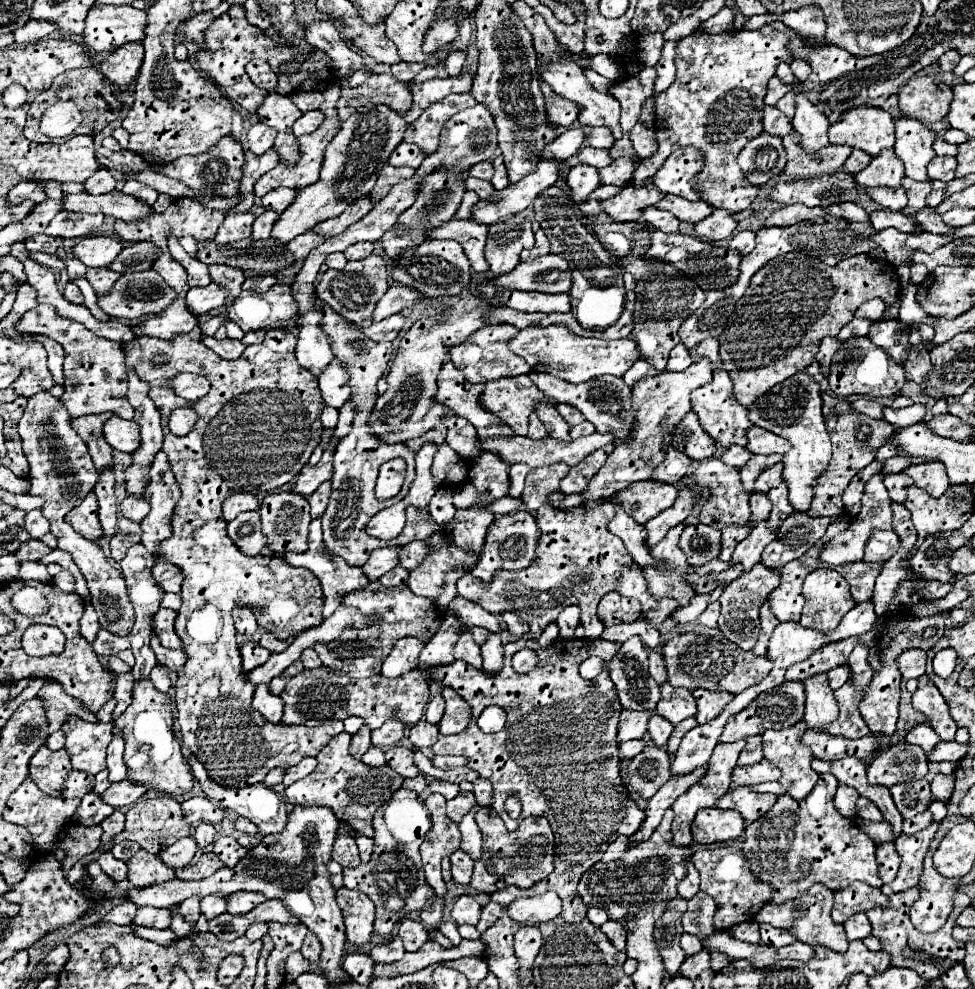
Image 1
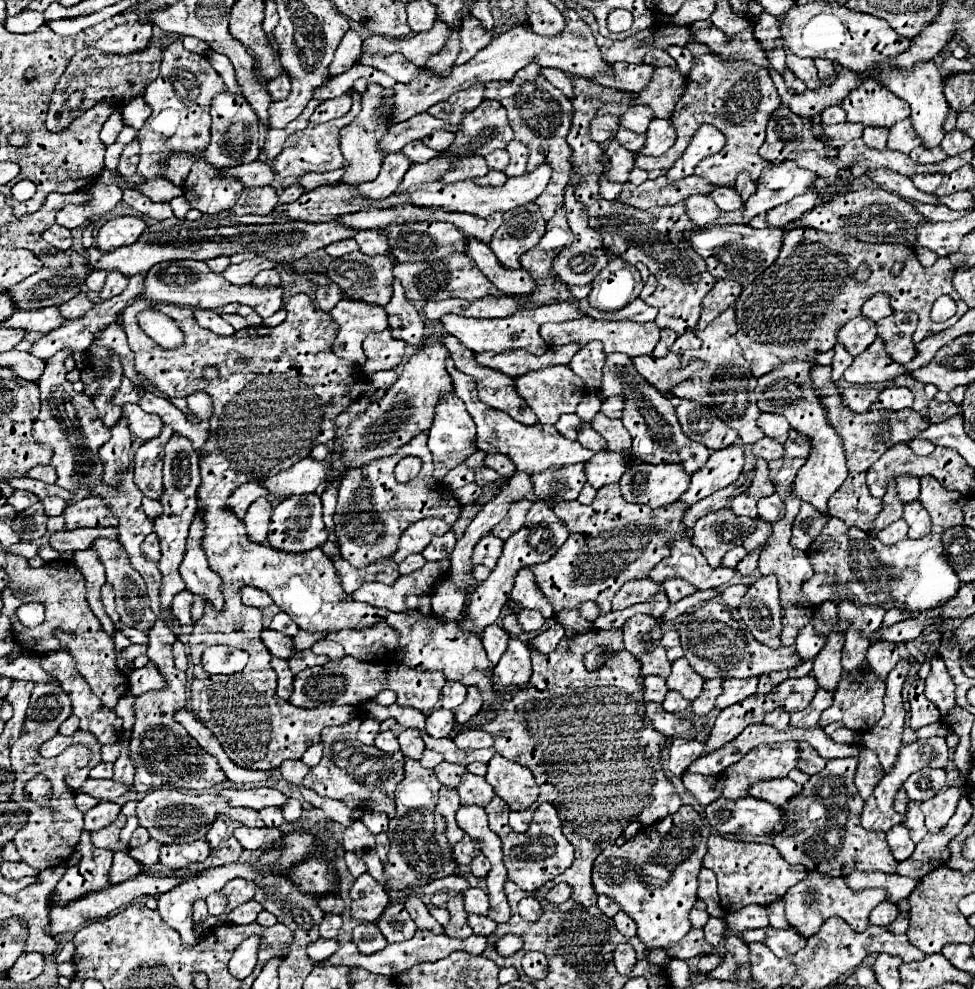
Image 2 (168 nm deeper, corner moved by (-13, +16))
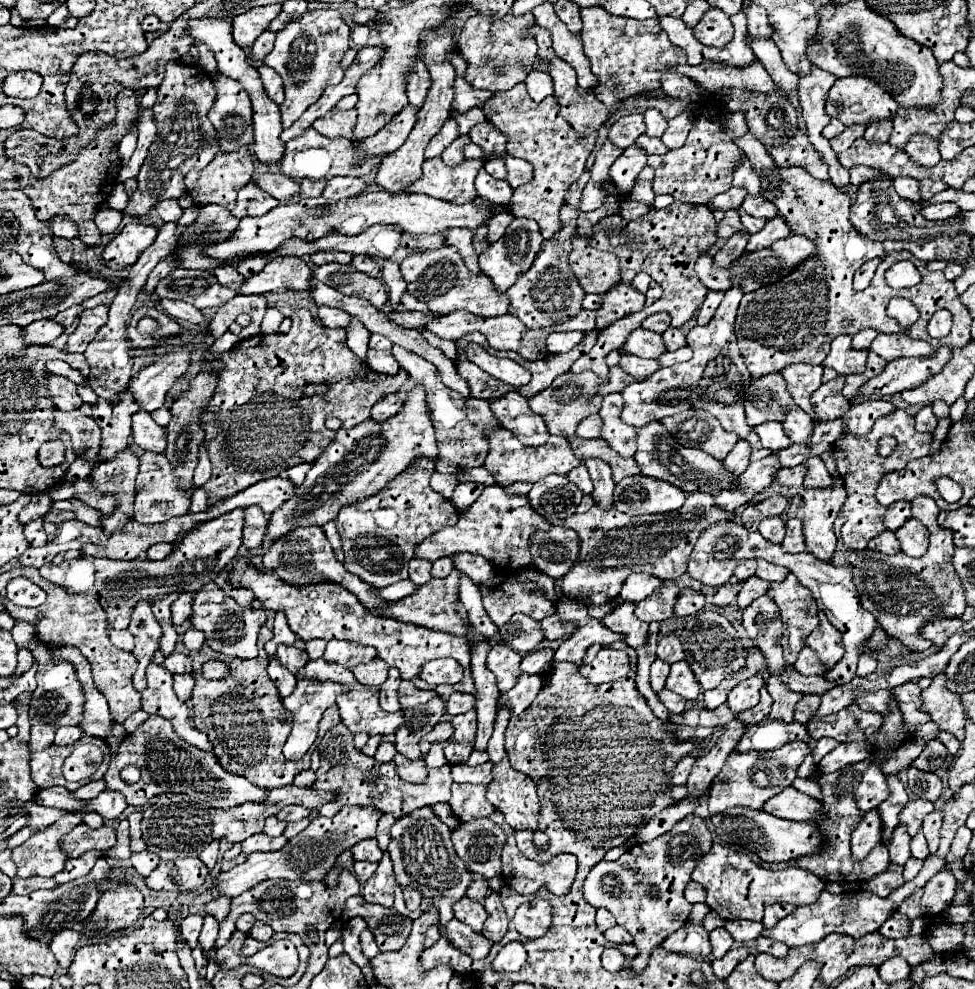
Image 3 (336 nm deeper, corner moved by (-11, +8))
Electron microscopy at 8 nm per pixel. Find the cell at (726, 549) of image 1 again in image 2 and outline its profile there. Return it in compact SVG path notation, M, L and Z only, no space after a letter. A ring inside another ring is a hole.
M759 520L759 522L757 522L755 532L753 532L751 536L747 536L747 540L743 542L743 546L745 546L745 550L747 550L747 552L763 550L763 548L765 548L765 544L767 544L767 540L769 540L769 536L771 536L771 524L767 524L767 522Z

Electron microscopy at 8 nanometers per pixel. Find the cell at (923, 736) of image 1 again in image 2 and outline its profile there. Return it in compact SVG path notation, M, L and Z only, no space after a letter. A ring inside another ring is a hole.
M917 678L915 682L911 682L909 686L909 704L911 704L911 718L909 718L909 726L913 730L919 730L921 726L939 722L939 710L935 708L933 702L929 702L925 698L925 680Z

